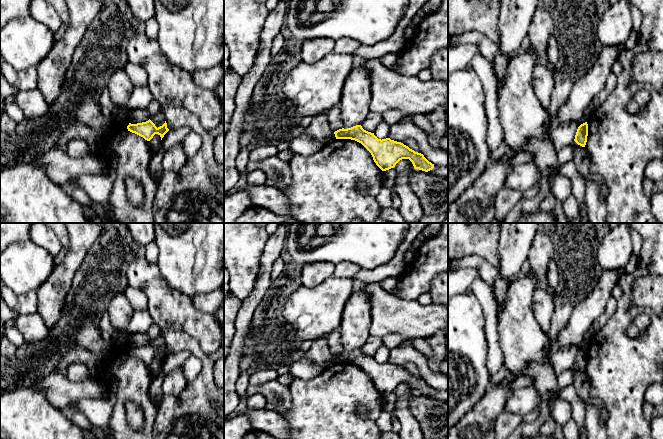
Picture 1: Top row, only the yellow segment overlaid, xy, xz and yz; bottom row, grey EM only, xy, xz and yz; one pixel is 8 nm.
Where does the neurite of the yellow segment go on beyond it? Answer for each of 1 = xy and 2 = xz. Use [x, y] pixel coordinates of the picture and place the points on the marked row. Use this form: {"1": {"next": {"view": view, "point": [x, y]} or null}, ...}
{"1": {"next": null}, "2": {"next": null}}

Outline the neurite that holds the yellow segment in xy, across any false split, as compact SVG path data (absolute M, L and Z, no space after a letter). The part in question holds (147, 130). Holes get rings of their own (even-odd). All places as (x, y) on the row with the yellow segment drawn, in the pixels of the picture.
M150 119L146 122L137 124L129 123L127 129L128 131L143 137L147 141L150 141L155 134L158 134L162 140L164 135L169 131L166 121L162 126L157 128Z

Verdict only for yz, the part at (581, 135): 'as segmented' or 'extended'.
as segmented

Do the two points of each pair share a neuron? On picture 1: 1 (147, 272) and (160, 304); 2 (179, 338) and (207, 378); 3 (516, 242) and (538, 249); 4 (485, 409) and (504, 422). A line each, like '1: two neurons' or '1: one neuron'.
1: one neuron
2: one neuron
3: two neurons
4: two neurons

